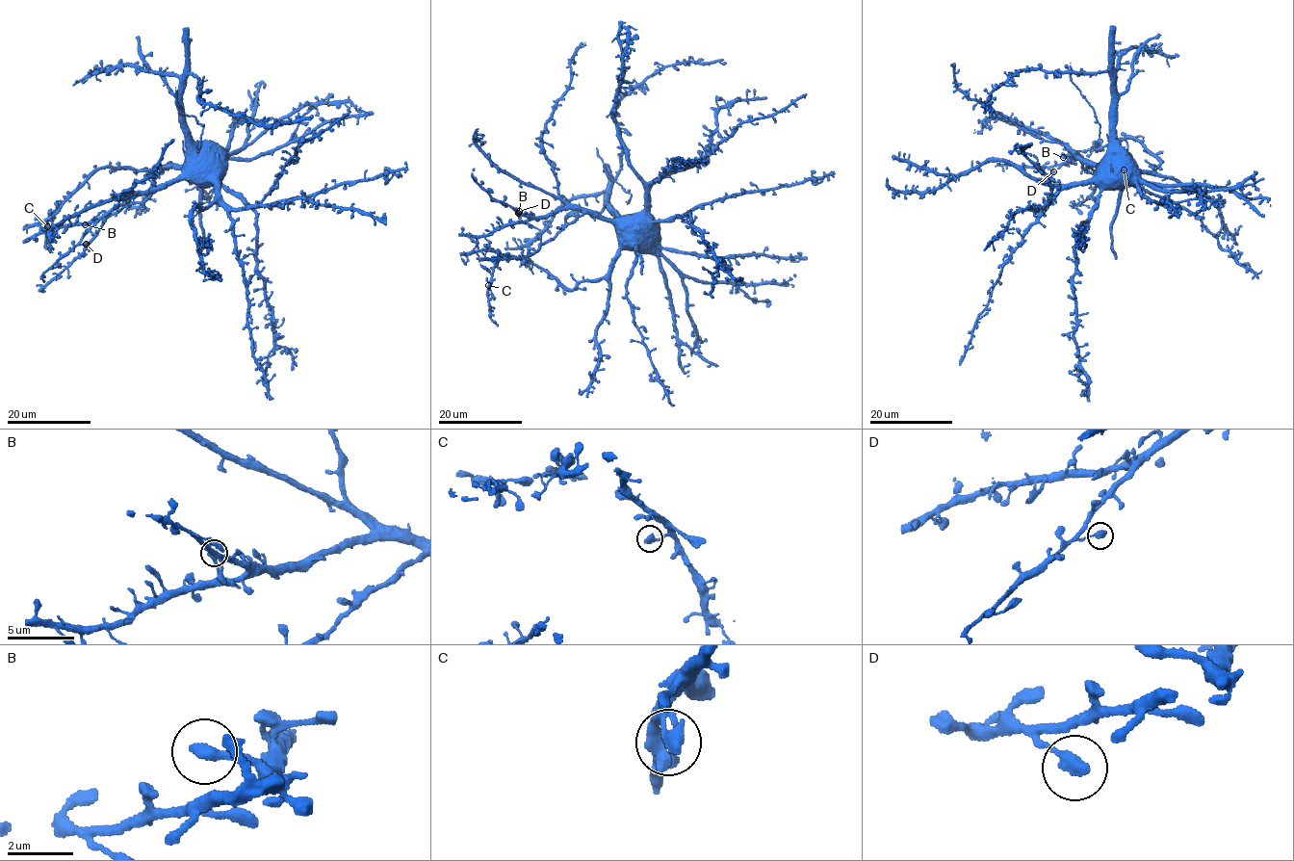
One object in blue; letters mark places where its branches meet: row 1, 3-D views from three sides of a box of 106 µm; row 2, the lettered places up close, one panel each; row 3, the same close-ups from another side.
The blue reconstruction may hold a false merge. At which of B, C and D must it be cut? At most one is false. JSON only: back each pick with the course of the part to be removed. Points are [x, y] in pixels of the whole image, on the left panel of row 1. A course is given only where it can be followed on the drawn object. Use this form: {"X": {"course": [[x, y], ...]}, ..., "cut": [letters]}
{"cut": []}

